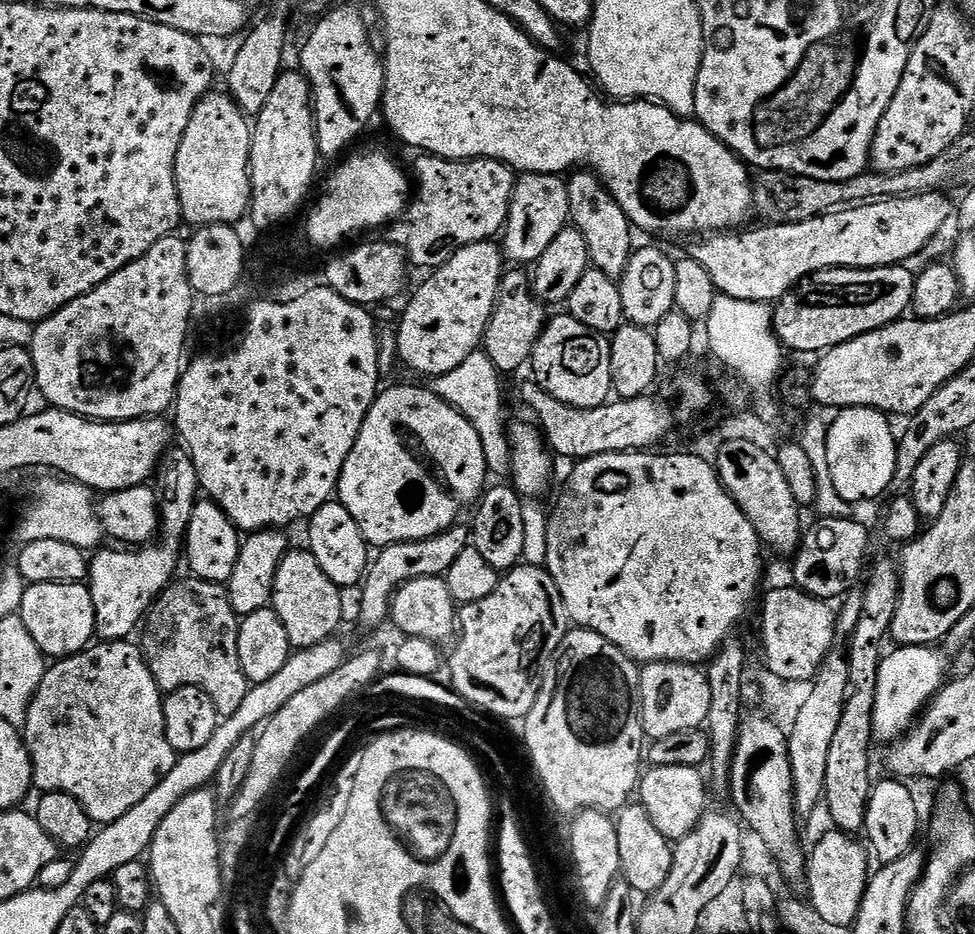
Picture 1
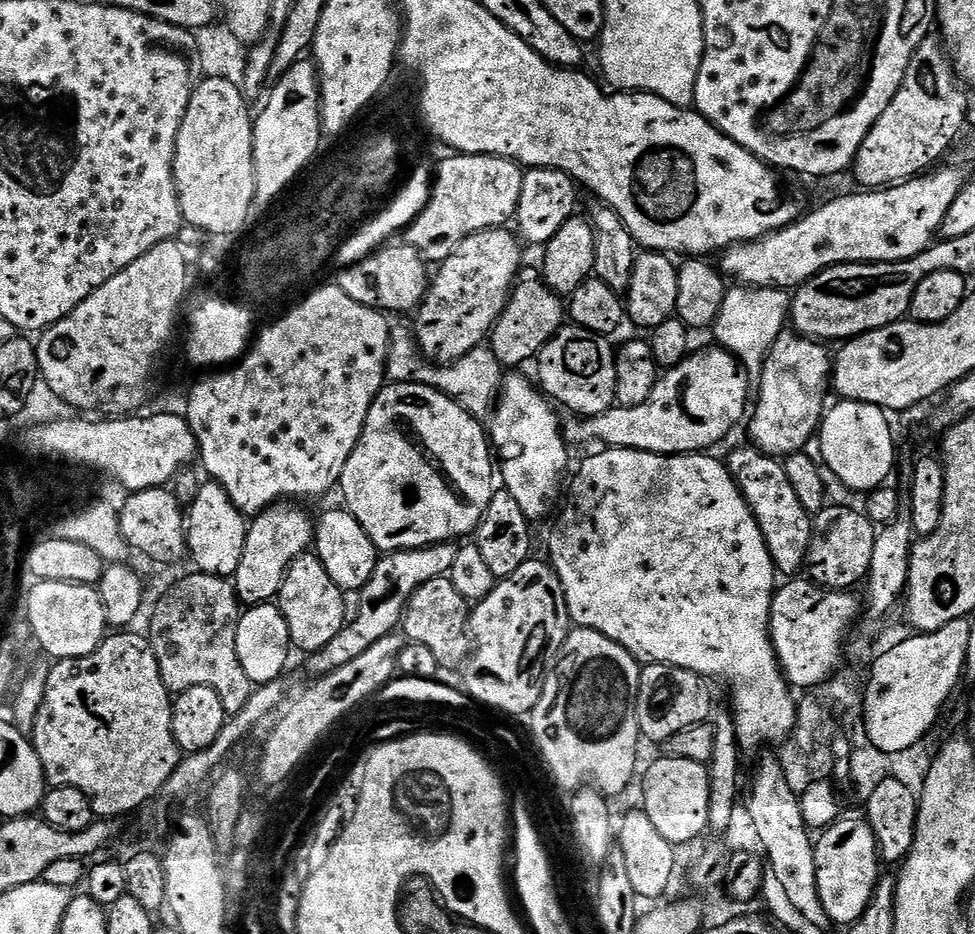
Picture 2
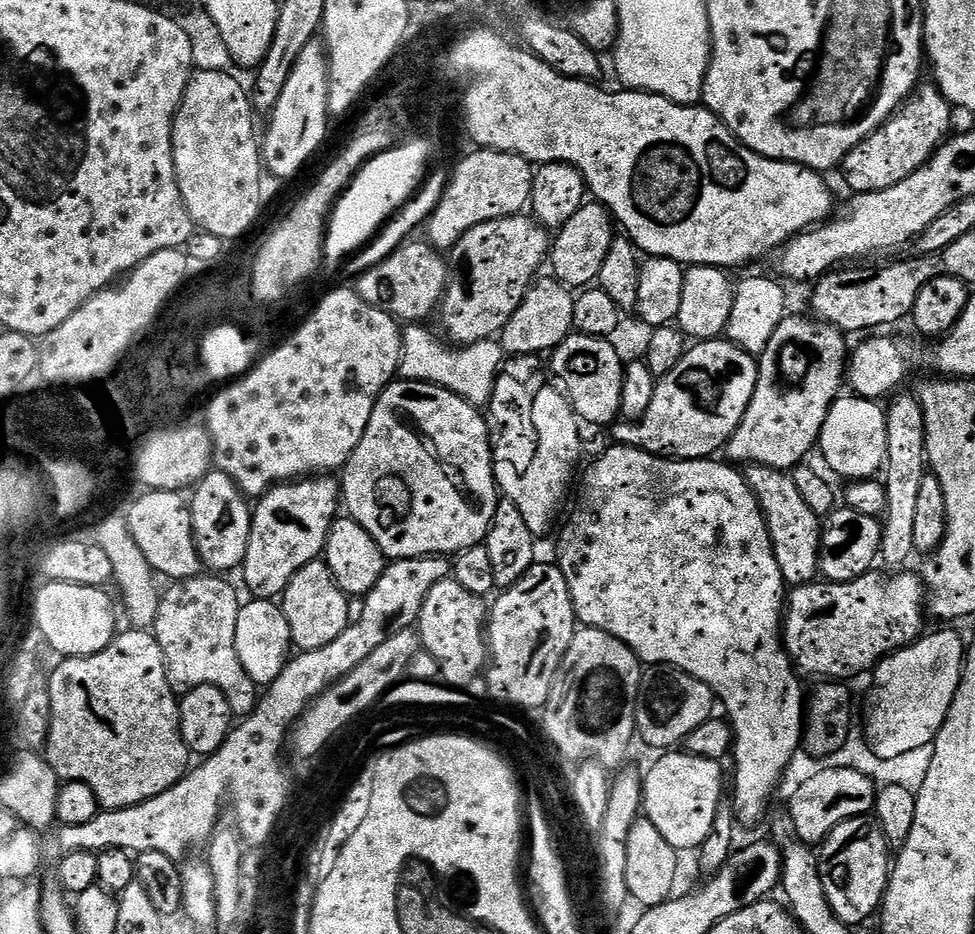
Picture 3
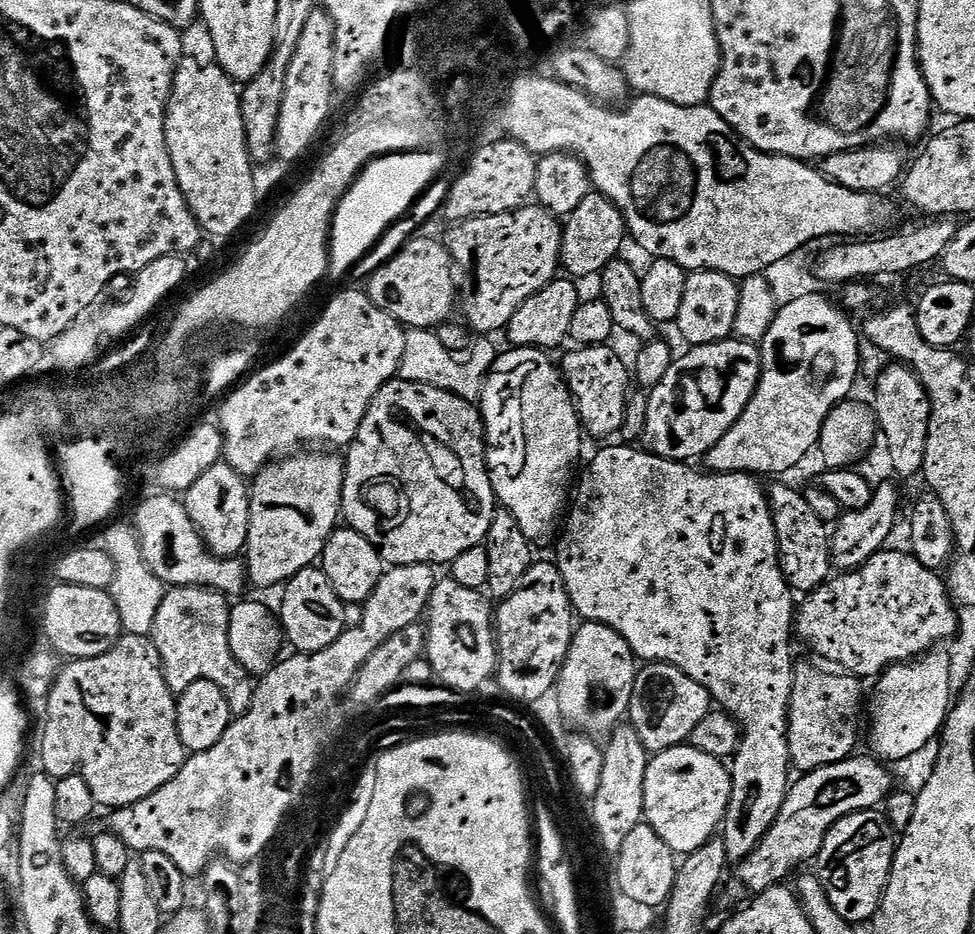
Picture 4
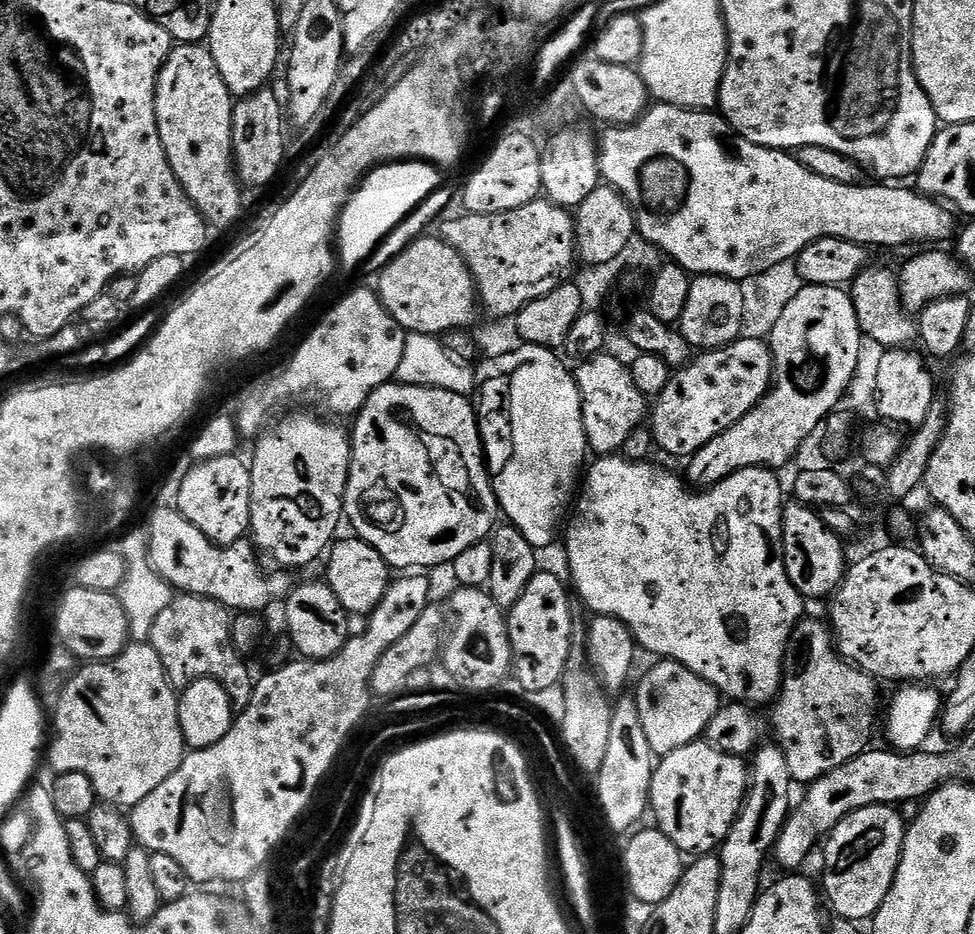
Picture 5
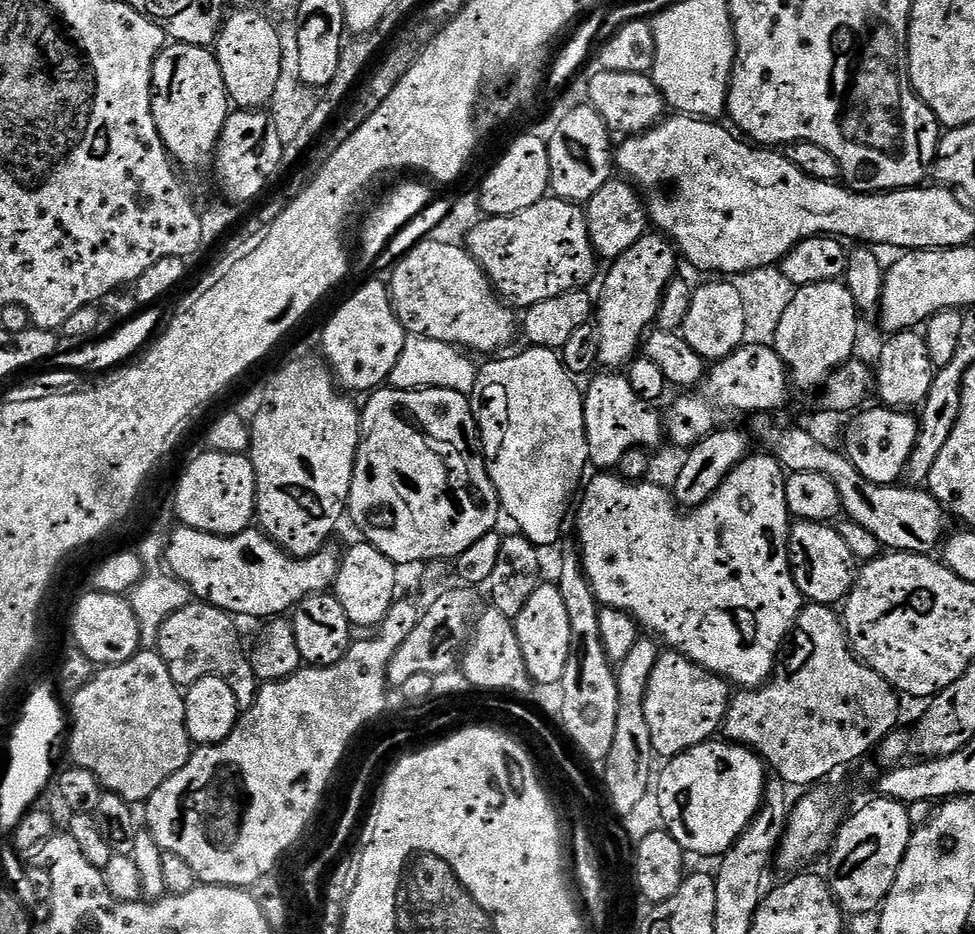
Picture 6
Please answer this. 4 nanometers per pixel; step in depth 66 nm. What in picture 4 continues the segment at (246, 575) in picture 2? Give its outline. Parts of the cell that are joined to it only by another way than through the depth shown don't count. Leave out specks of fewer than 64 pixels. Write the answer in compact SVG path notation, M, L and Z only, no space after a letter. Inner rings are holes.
M301 450L264 467L251 481L250 522L246 571L251 587L283 586L304 568L311 568L323 557L326 542L342 520L344 506L344 460L324 450Z

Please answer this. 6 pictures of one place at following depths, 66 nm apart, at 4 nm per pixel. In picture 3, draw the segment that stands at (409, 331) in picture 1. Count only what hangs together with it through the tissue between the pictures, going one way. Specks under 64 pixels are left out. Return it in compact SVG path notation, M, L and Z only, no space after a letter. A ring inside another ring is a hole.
M528 214L482 222L466 230L466 234L462 234L459 242L450 249L448 285L444 287L444 299L440 301L438 309L438 317L440 316L441 322L444 323L444 332L449 336L447 339L456 346L467 346L474 342L493 339L504 329L506 322L510 322L514 310L518 310L522 298L537 279L536 271L543 264L545 267L549 256L549 229Z

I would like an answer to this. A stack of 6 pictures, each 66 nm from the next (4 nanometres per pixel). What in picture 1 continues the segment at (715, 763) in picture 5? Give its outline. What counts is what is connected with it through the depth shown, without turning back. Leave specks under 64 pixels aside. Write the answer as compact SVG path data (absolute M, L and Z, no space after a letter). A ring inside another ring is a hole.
M690 766L649 767L641 775L638 785L638 803L650 814L654 826L673 842L681 840L696 828L696 823L704 817L709 789L706 787L706 776L700 768Z

